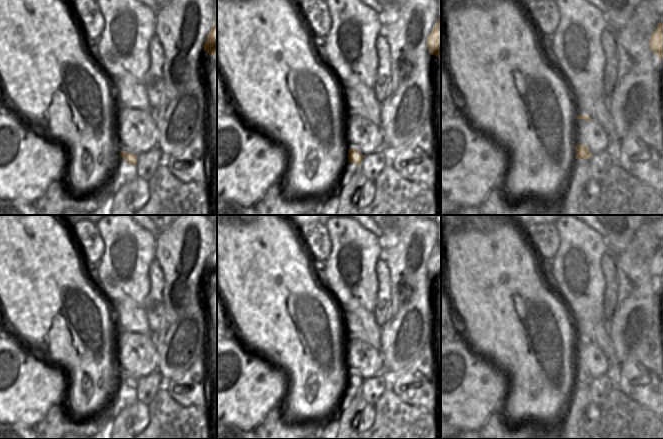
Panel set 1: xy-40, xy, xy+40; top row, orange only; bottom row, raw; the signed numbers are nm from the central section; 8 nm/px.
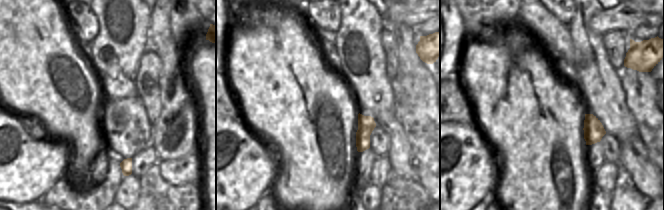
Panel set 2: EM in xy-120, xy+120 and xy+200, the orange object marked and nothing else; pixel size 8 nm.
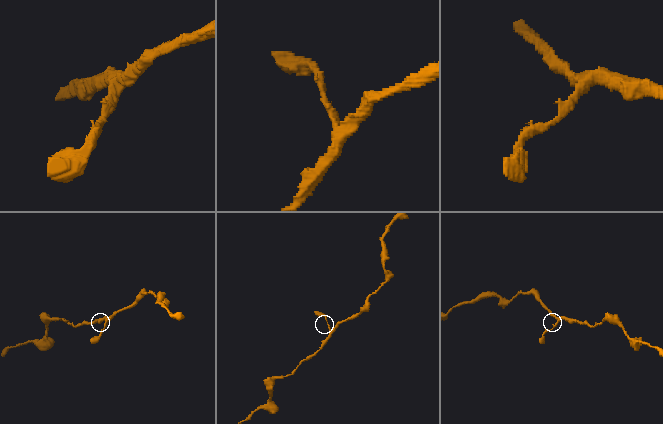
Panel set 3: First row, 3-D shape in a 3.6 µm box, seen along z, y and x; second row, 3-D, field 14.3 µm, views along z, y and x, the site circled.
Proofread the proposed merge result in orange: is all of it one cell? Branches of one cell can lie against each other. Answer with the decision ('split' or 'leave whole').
leave whole

